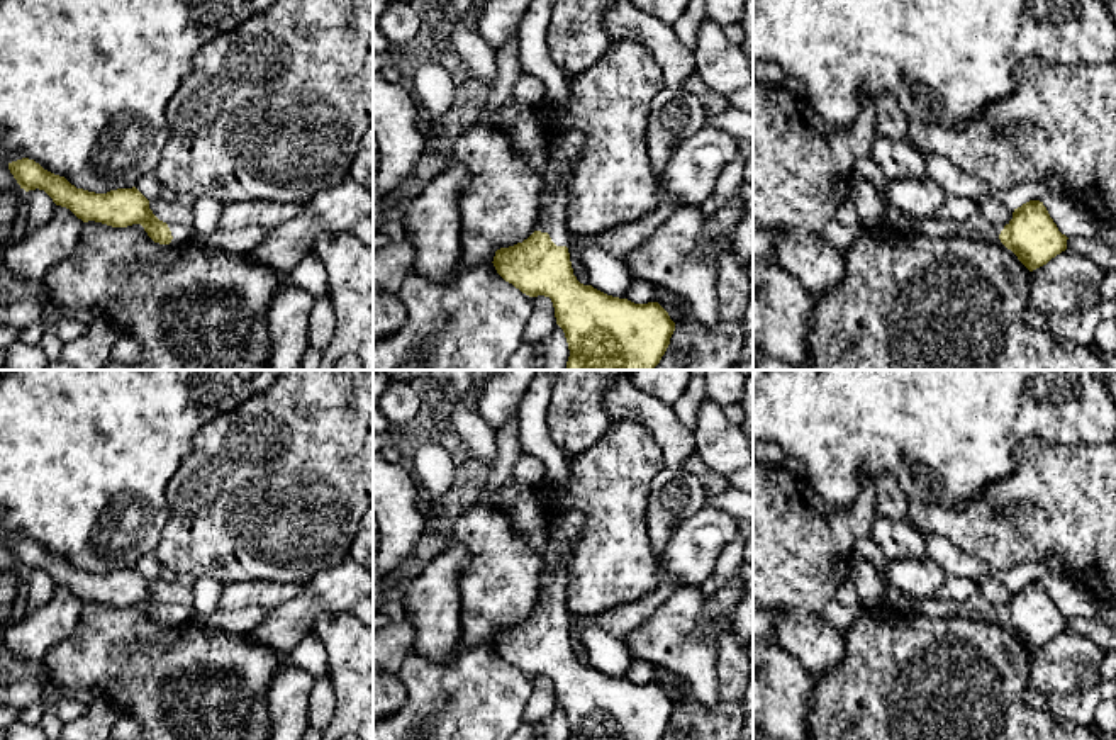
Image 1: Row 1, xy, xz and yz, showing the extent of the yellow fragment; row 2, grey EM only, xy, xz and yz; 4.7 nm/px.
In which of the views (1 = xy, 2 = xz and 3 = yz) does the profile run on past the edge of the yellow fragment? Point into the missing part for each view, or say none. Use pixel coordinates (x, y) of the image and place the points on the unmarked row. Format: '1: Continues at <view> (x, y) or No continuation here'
1: Continues at xy (180, 613)
2: Continues at xz (567, 528)
3: Continues at yz (977, 608)

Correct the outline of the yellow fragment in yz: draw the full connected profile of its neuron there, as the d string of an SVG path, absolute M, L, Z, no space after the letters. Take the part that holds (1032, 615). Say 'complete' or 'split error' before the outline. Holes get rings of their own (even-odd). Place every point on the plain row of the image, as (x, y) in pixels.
split error | M870 536L855 541L853 557L867 558L875 565L882 586L880 606L884 608L906 614L941 618L965 616L975 621L1001 623L1011 630L1030 652L1046 645L1052 638L1067 630L1069 618L1058 611L1040 580L1030 580L1014 589L1013 599L1006 606L992 603L984 596L960 603L935 601L896 591L887 582L889 560Z

